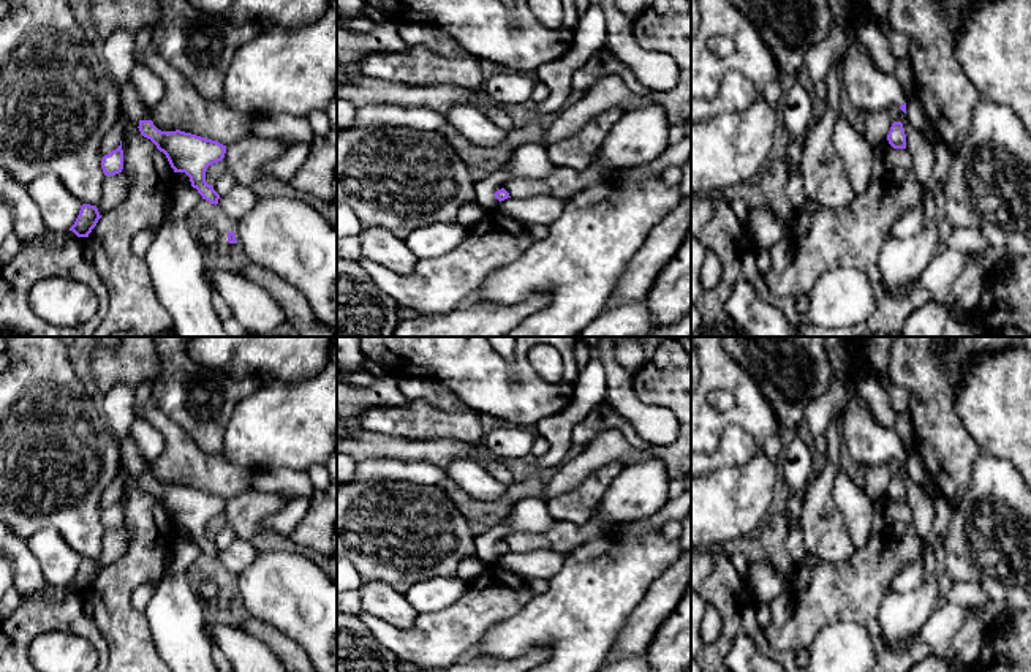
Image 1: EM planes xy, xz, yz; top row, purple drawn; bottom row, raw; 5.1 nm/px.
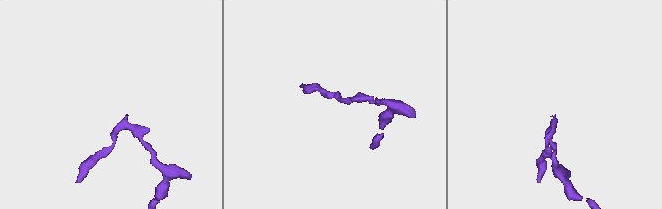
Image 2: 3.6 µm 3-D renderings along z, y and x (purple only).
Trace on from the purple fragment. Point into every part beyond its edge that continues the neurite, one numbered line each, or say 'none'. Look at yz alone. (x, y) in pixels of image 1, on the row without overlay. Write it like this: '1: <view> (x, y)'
1: yz (870, 443)

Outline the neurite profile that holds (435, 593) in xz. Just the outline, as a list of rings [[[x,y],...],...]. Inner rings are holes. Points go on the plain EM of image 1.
[[[429,577],[405,590],[405,598],[417,613],[433,613],[451,607],[466,588],[466,582],[455,577]]]

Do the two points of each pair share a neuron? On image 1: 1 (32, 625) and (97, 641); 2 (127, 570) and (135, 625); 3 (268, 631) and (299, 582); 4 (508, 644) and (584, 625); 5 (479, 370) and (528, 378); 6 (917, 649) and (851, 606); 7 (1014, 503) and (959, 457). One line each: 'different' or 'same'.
1: same
2: same
3: different
4: same
5: same
6: same
7: different

